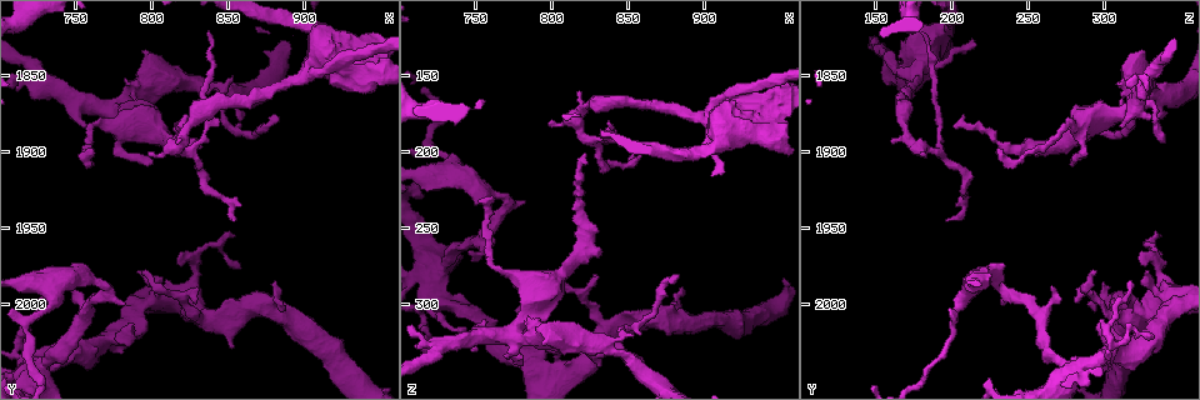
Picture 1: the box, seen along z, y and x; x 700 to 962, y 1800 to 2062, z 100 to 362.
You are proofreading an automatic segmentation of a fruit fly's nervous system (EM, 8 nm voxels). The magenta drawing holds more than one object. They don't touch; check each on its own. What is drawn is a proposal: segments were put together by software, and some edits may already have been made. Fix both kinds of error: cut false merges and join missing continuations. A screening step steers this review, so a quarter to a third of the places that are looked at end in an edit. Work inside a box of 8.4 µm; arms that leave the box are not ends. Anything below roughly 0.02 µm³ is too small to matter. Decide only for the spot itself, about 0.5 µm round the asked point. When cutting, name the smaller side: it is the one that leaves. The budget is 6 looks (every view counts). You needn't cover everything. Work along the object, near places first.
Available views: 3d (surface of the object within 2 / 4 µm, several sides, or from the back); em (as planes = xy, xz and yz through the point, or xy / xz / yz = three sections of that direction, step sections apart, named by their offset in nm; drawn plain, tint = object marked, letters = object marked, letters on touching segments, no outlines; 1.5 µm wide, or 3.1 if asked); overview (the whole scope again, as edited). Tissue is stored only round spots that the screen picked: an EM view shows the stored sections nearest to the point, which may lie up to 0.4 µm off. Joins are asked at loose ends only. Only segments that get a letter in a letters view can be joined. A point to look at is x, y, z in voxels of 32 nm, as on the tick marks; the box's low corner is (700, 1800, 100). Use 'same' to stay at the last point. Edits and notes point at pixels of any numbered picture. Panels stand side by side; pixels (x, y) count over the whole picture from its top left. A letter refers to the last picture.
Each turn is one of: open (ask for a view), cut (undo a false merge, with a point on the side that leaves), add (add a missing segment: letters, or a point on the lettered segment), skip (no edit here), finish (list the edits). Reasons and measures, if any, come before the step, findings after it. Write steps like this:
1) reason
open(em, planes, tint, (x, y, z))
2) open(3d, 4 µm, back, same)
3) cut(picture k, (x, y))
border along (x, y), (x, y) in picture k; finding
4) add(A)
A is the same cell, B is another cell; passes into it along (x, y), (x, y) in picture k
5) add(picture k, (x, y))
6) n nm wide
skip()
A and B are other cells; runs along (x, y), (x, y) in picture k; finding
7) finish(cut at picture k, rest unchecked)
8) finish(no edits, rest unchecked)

branch stops here
open(em, planes, letters, (860, 1880, 336))

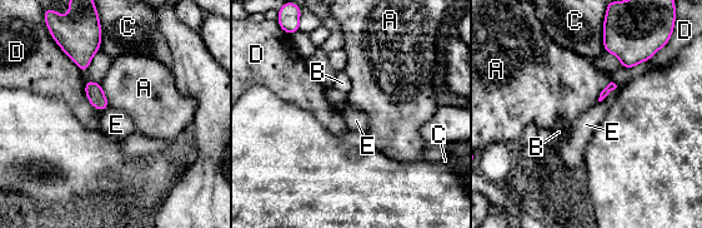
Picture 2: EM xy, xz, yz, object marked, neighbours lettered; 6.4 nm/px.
skip()
A, B, C, D and E are other cells; no lettered segment goes on from it

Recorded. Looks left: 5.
open(3d, 4 µm, (882, 1878, 280))

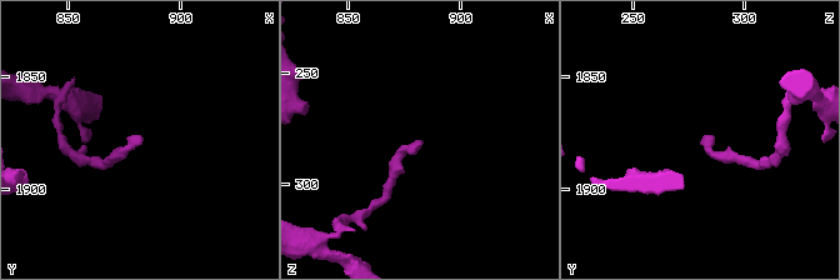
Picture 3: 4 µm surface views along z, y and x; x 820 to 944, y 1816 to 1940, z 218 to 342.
open(em, planes, plain, (882, 1877, 280))

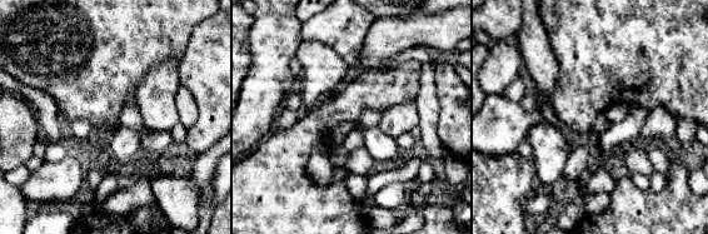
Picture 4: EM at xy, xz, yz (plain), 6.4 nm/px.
open(em, planes, letters, same)

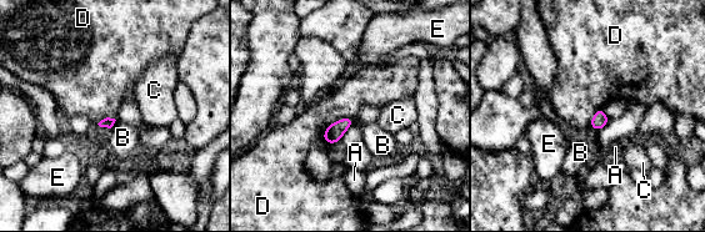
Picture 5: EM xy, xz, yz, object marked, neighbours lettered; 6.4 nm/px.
70 nm wide
skip()
A, B, C, D and E are other cells; border along (354, 117), (331, 122), (321, 137) in picture 5; no lettered segment goes on from it

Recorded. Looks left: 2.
finish(no edits, rest unchecked)

